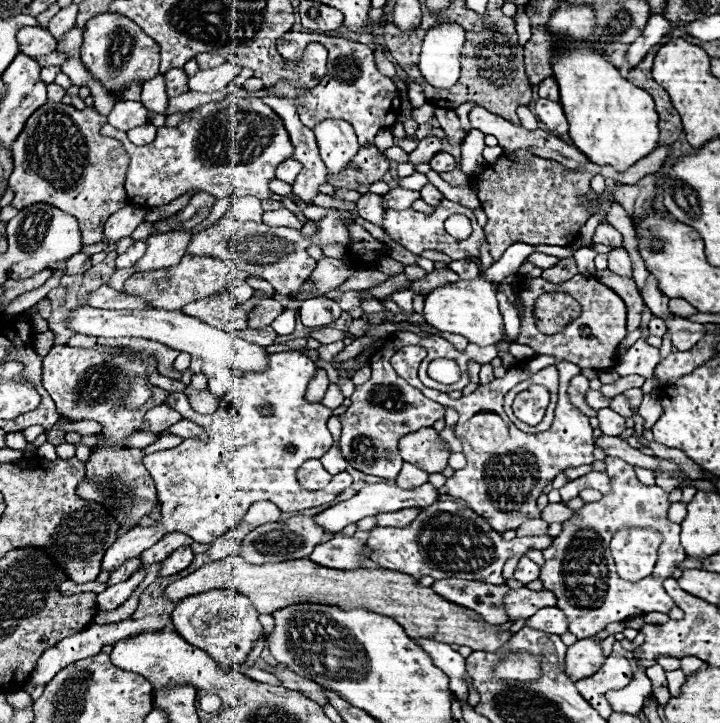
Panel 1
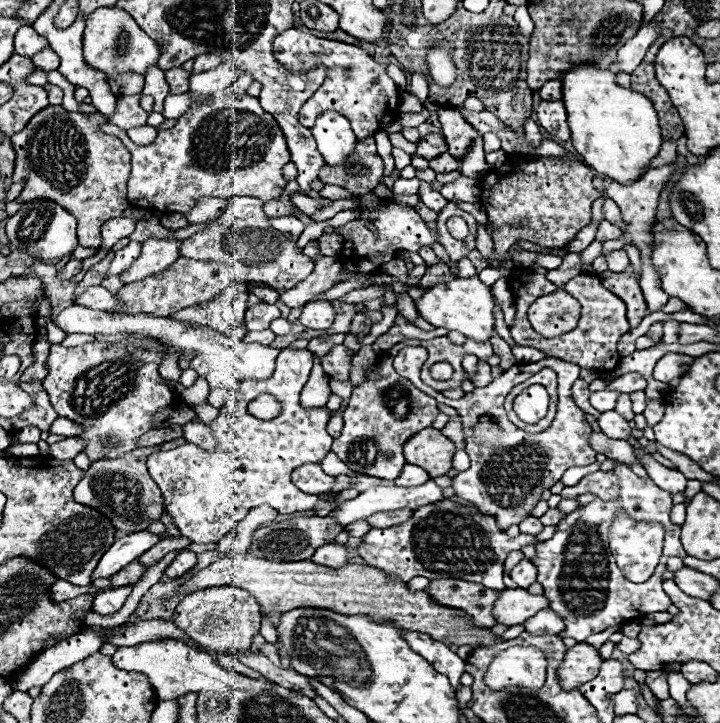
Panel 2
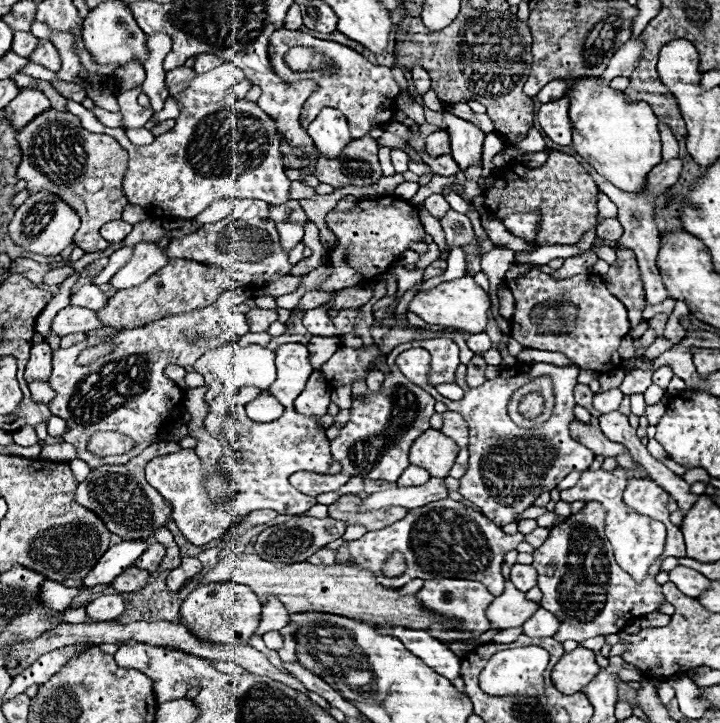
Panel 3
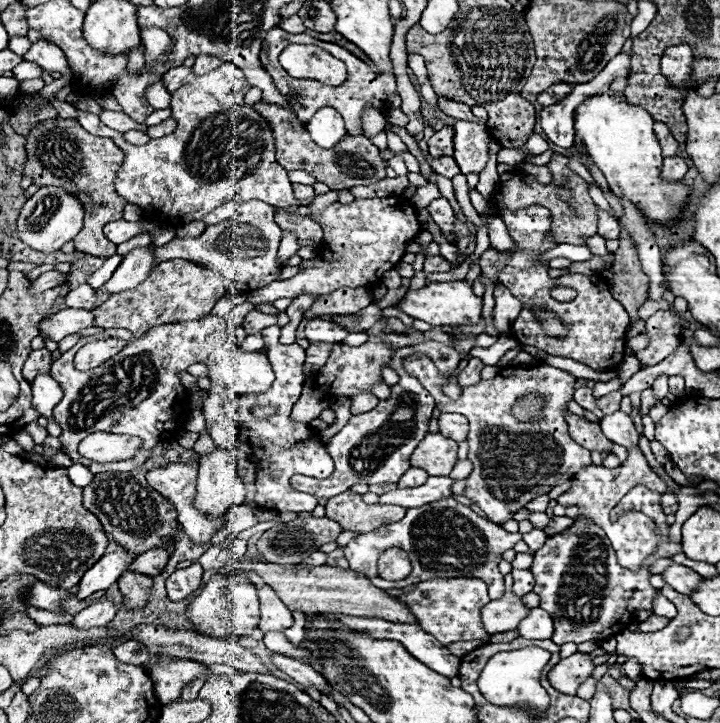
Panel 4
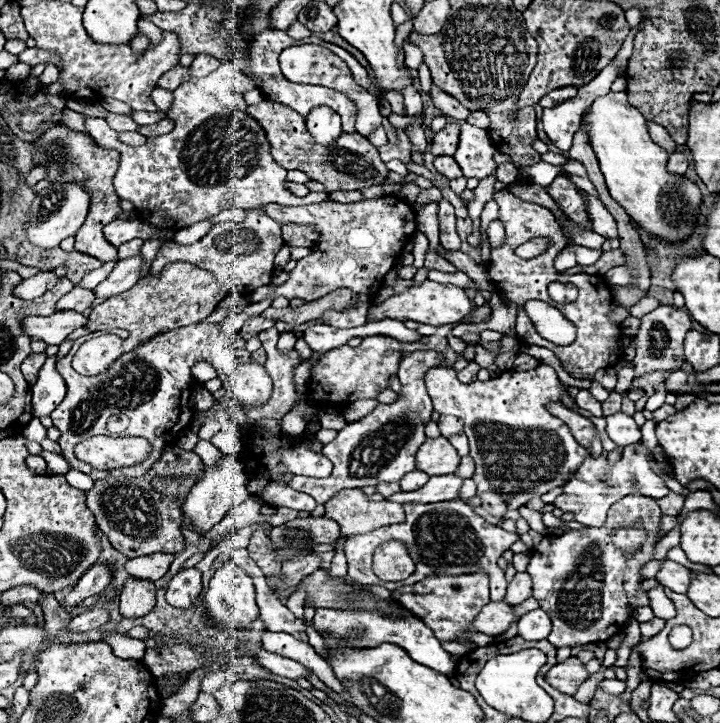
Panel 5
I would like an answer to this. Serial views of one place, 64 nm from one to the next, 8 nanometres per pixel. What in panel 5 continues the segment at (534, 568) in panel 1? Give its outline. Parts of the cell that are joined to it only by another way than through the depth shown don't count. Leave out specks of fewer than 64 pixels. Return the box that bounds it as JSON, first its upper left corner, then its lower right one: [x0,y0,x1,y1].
[504,572,532,606]

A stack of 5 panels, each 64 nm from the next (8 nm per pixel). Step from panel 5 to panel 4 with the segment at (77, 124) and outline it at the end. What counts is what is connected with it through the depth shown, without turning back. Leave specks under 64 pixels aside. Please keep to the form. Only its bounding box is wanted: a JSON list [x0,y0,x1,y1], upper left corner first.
[52,98,78,120]

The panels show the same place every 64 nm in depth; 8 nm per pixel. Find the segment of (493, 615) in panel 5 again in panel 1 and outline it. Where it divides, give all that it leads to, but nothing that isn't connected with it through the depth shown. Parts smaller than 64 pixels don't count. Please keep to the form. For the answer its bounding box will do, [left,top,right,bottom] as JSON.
[504,588,556,622]

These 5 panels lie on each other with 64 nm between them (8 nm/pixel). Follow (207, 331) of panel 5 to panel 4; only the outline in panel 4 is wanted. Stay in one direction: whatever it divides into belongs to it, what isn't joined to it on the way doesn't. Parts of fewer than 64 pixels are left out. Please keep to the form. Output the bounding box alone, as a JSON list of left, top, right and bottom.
[50,316,226,474]

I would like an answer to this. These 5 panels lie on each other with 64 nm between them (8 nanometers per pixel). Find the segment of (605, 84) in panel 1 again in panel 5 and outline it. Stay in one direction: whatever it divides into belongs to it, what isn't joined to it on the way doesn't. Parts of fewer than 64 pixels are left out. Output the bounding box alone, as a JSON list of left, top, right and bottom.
[584,92,702,244]

